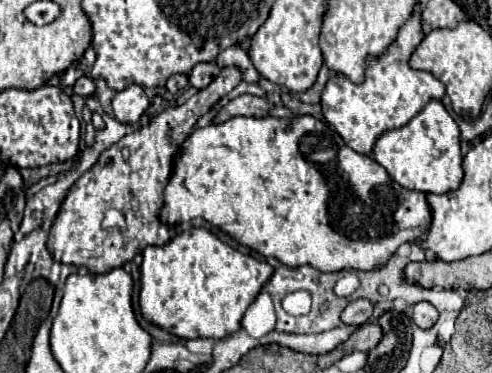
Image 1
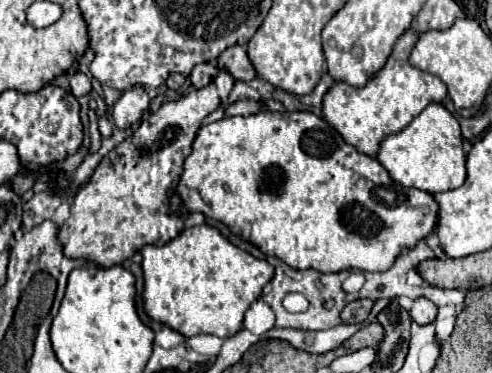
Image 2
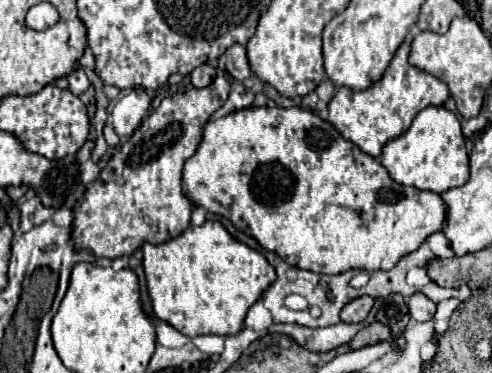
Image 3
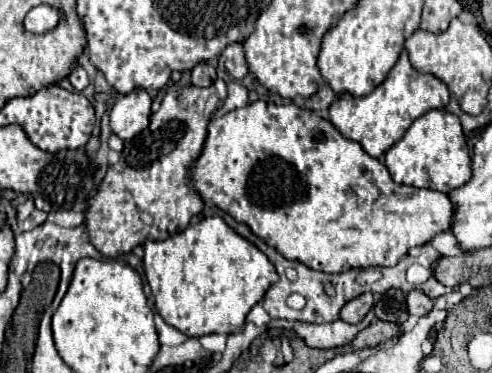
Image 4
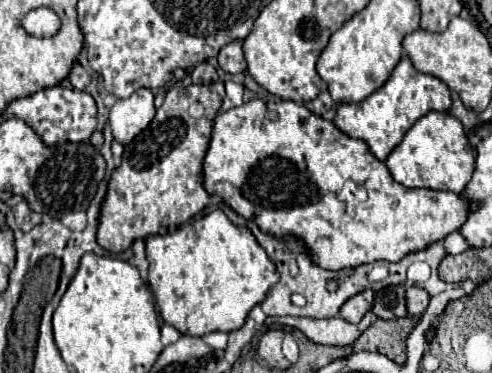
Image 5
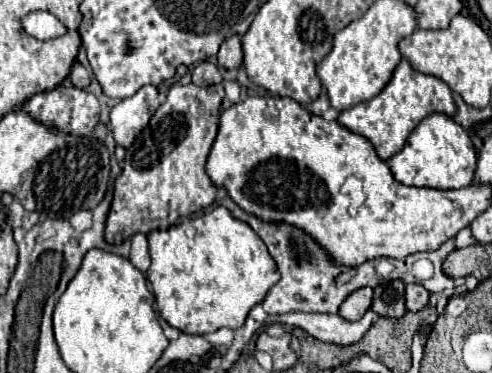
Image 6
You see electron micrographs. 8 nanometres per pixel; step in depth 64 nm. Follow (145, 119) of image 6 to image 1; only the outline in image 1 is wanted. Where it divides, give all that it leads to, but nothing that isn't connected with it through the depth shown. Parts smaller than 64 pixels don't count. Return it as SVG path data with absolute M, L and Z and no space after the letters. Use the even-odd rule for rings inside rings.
M132 84L126 90L118 92L116 98L112 100L114 116L122 124L134 124L134 122L138 122L140 116L146 112L149 104L149 97L142 90L142 86L138 86L138 84Z

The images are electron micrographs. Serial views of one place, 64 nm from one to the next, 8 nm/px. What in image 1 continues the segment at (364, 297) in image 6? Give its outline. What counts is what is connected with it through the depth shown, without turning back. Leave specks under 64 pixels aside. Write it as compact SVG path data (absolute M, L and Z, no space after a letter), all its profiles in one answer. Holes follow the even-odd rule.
M358 298L358 300L352 300L352 302L342 310L340 320L342 320L344 324L360 326L360 324L368 322L370 316L372 316L372 302L370 302L370 300L364 300L364 298Z

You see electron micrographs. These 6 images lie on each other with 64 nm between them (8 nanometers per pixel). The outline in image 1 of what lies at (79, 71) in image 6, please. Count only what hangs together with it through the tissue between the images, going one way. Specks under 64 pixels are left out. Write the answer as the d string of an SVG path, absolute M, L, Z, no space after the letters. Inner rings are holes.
M80 76L80 78L76 80L76 84L72 86L72 90L74 90L74 94L78 94L78 96L92 96L94 90L96 90L96 86L94 86L94 80L92 80L92 78Z

